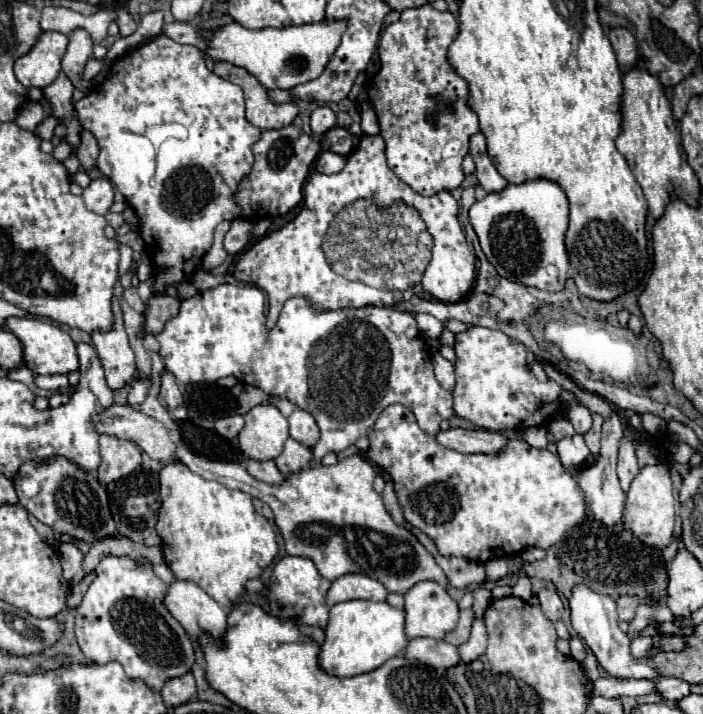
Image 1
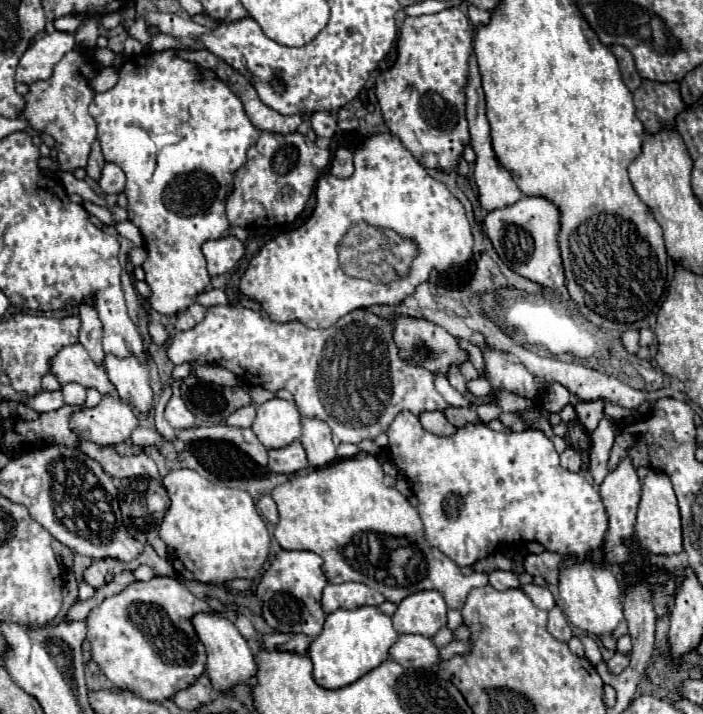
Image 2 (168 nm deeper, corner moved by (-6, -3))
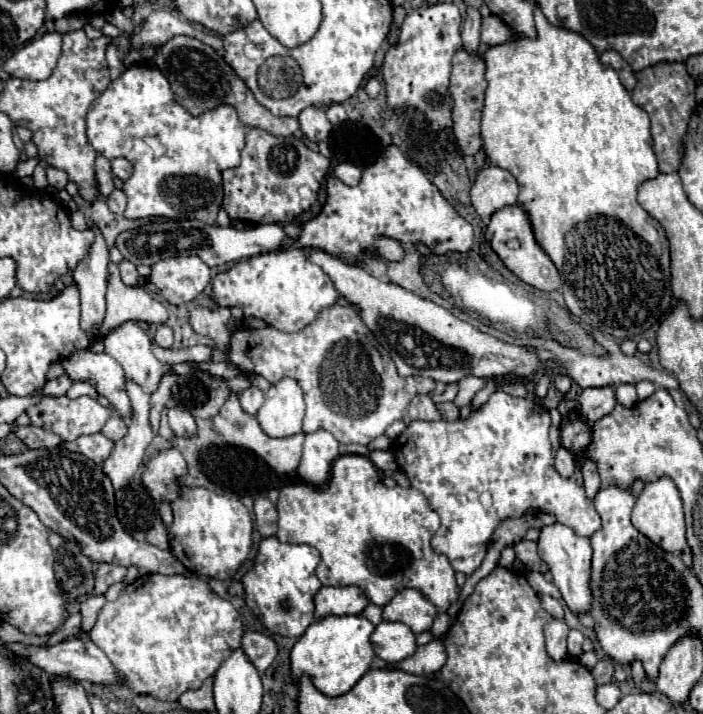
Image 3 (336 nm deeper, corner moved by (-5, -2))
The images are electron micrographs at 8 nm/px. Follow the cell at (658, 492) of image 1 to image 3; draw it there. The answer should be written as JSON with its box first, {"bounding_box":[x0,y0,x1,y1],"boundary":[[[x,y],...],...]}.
{"bounding_box":[632,477,686,553],"boundary":[[[660,477],[658,481],[646,483],[642,493],[638,495],[636,507],[632,511],[632,525],[646,535],[654,545],[662,547],[668,553],[680,553],[686,547],[686,527],[682,513],[682,499],[678,487],[670,477]]]}

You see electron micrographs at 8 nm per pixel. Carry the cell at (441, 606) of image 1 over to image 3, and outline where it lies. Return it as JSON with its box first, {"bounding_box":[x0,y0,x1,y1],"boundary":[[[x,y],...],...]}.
{"bounding_box":[384,589,438,635],"boundary":[[[404,589],[400,591],[386,607],[384,619],[392,623],[408,625],[416,635],[428,631],[432,627],[438,609],[418,591],[418,589]]]}

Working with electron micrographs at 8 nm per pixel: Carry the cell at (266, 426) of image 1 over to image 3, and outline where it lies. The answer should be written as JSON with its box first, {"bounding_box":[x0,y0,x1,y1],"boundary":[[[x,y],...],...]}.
{"bounding_box":[256,379,304,439],"boundary":[[[282,379],[264,393],[264,403],[256,413],[262,431],[268,437],[284,439],[302,433],[304,397],[294,379]]]}

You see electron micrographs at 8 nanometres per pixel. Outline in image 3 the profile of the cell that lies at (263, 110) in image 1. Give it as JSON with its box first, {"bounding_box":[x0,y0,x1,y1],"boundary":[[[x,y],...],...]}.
{"bounding_box":[150,35,300,137],"boundary":[[[180,35],[176,39],[170,39],[156,51],[156,59],[152,59],[150,63],[168,75],[168,81],[172,83],[172,91],[176,91],[176,95],[178,95],[176,101],[182,103],[188,111],[192,111],[192,115],[200,115],[220,103],[230,103],[236,107],[240,119],[246,125],[260,127],[272,135],[288,137],[300,127],[298,119],[276,117],[266,107],[262,107],[256,101],[256,97],[252,95],[252,91],[246,87],[246,83],[232,71],[232,67],[212,47],[204,45],[202,41],[198,41],[194,37]]]}

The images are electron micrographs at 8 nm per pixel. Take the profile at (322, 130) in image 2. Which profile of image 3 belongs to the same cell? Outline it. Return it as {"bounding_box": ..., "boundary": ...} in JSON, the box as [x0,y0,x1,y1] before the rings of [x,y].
{"bounding_box":[298,107,332,141],"boundary":[[[308,107],[300,113],[298,117],[300,121],[300,129],[302,133],[310,139],[310,141],[322,141],[330,135],[332,131],[332,123],[328,121],[324,109],[320,107]]]}

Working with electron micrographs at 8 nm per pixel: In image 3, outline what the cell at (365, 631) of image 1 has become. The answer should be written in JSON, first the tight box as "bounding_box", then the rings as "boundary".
{"bounding_box":[290,615,376,697],"boundary":[[[330,615],[320,621],[314,621],[290,653],[292,677],[298,679],[302,673],[310,675],[314,687],[328,697],[348,693],[374,663],[376,655],[370,643],[370,635],[374,633],[374,629],[376,625],[362,615]]]}

